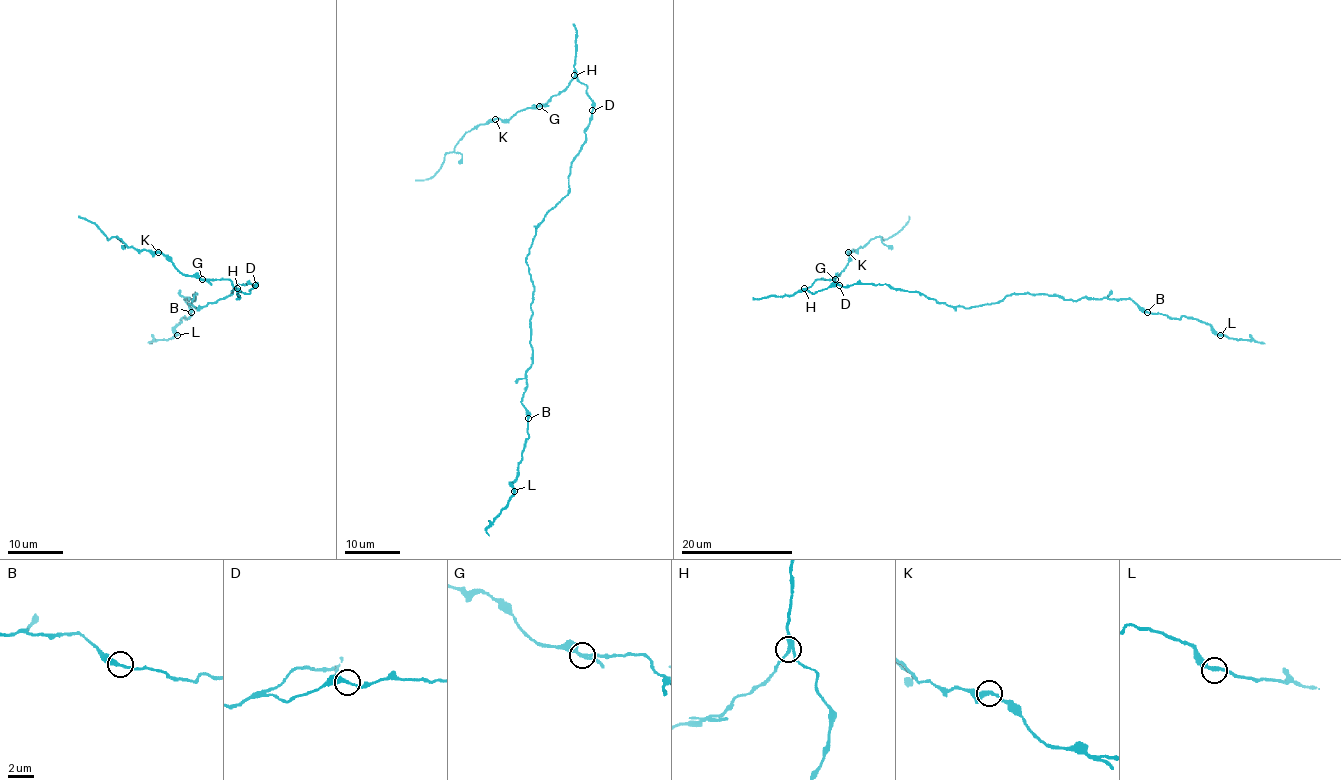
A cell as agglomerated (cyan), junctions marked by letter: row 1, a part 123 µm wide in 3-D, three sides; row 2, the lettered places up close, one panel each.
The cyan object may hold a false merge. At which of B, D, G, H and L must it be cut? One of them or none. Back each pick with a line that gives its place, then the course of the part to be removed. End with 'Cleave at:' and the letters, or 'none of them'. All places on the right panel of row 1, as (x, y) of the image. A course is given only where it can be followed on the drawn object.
G: Place: (835, 279). Course of the part to remove: (835, 280), (848, 263), (848, 253), (878, 236), (884, 239), (895, 235), (907, 222), (909, 215)
Cleave at: G

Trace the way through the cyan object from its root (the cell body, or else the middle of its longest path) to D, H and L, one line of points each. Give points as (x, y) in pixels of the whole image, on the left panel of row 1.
D: (218, 300), (225, 299), (239, 284), (255, 285)
H: (218, 300), (225, 299), (239, 284), (255, 285), (248, 293), (237, 288)
L: (218, 300), (196, 307), (189, 303), (197, 293), (194, 300), (184, 299), (191, 314), (175, 328), (177, 335)

